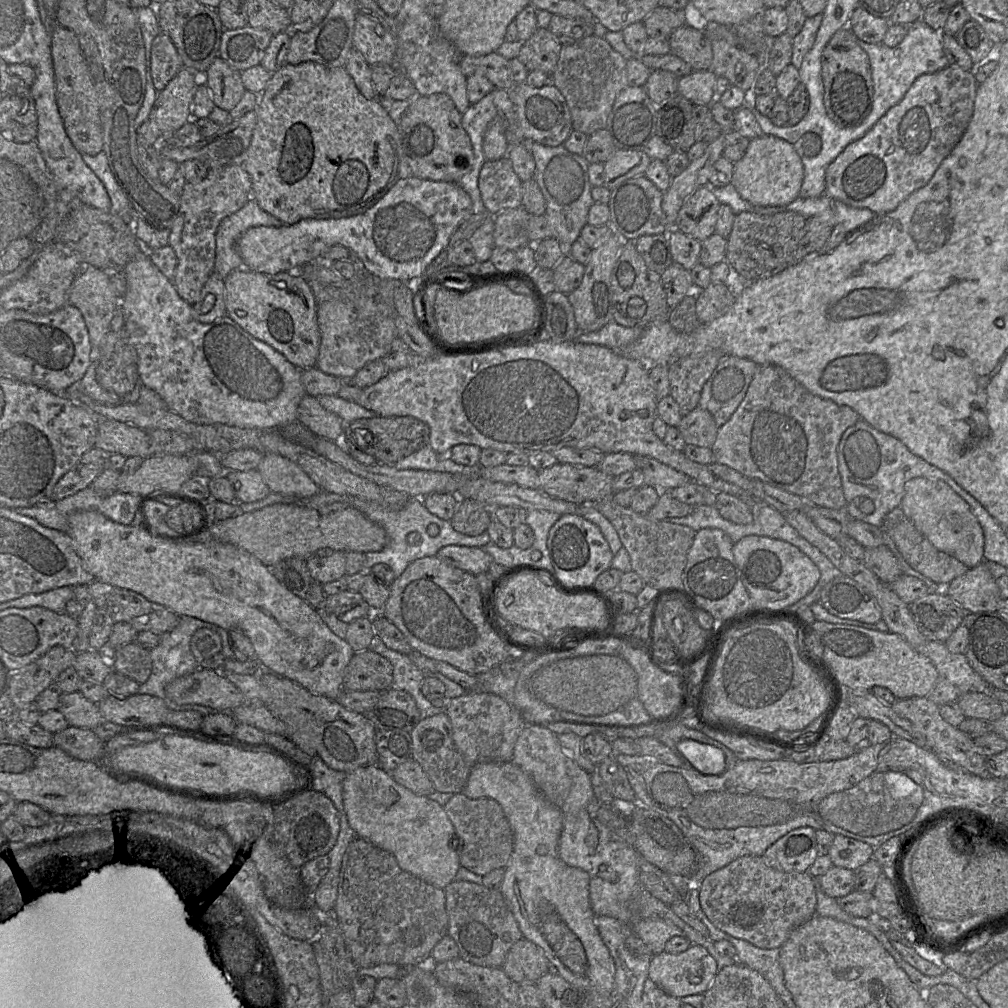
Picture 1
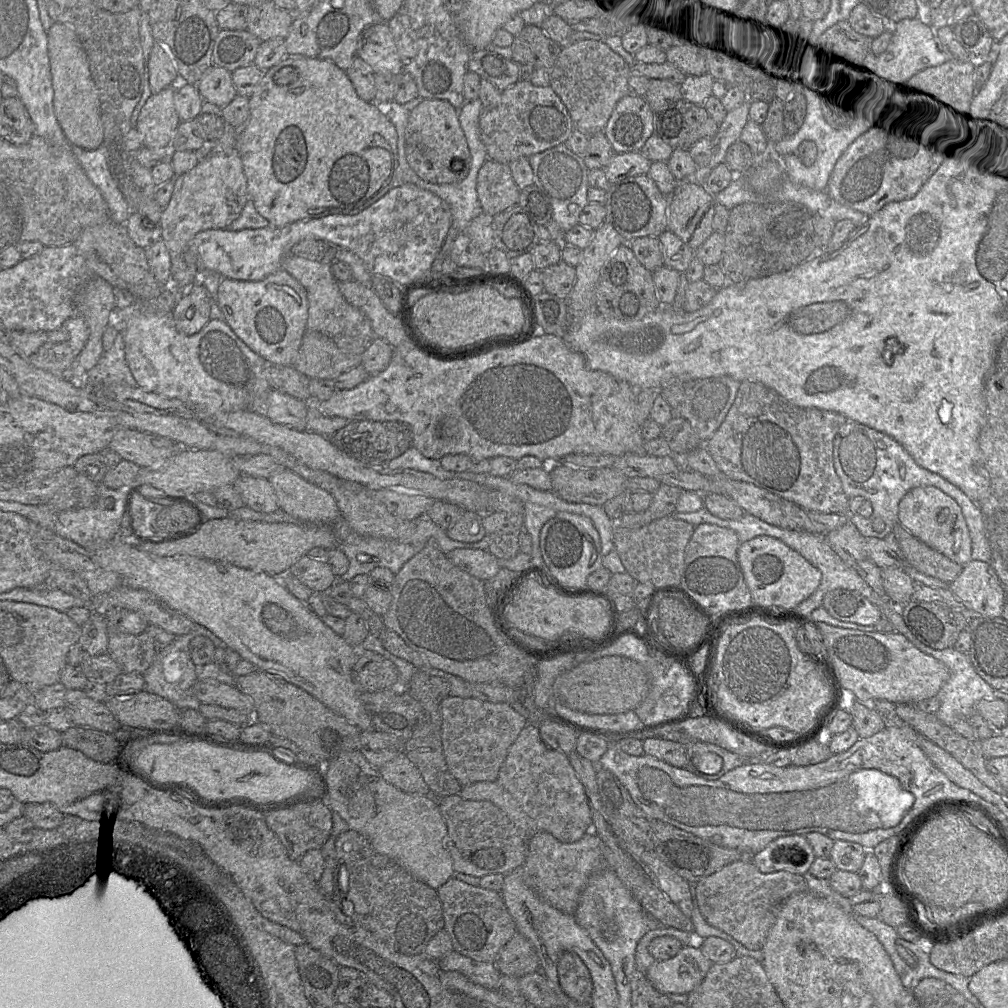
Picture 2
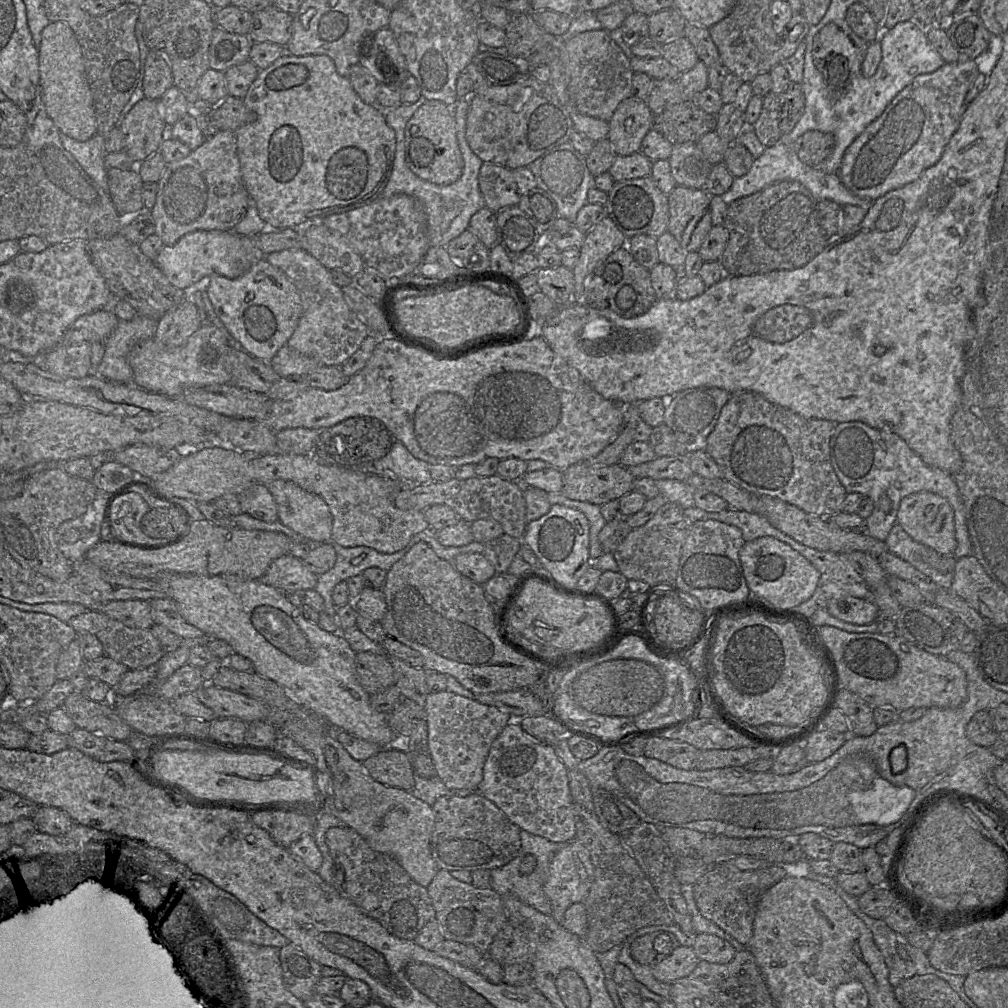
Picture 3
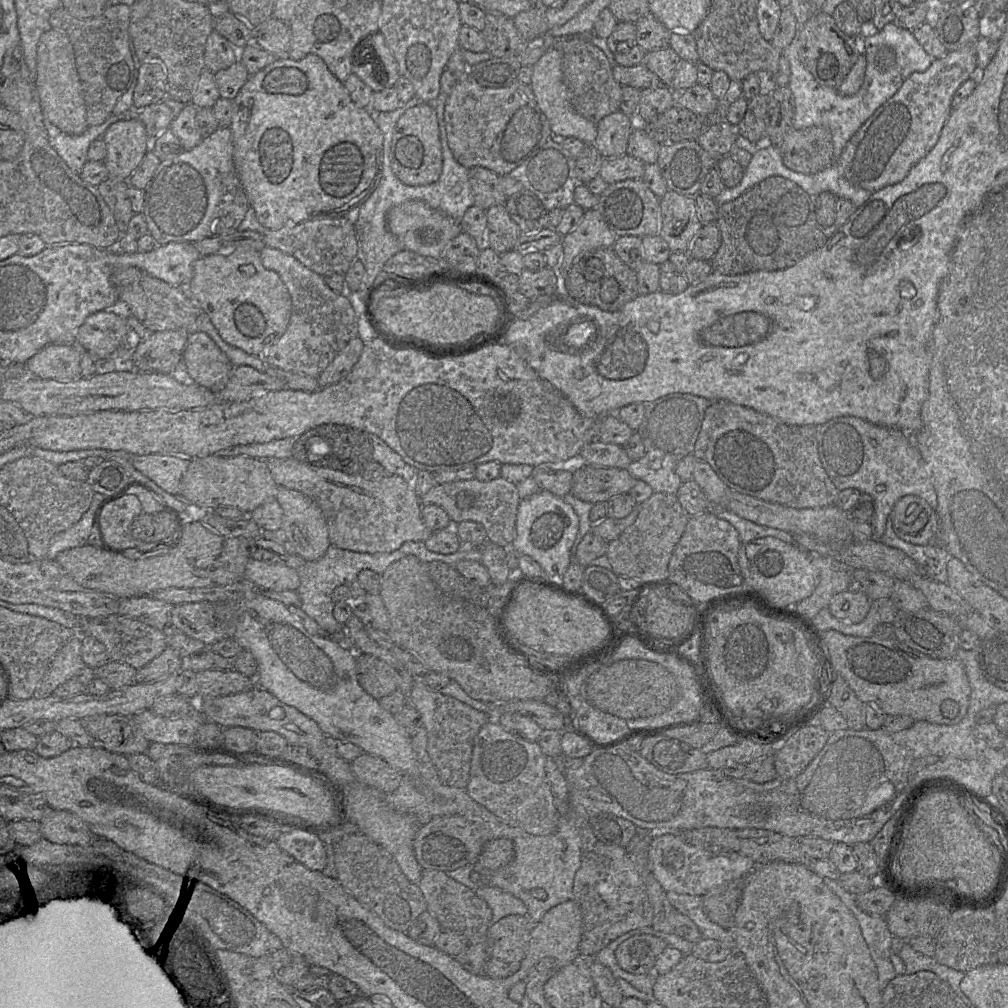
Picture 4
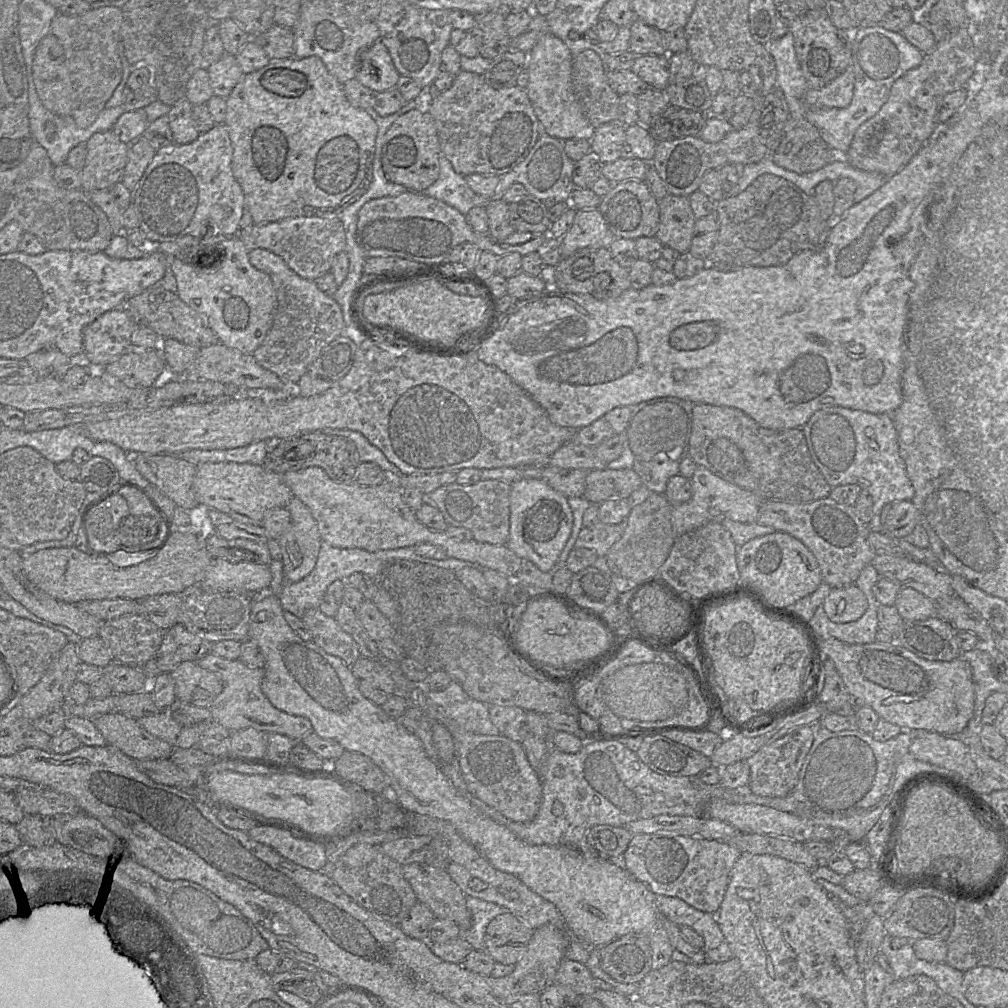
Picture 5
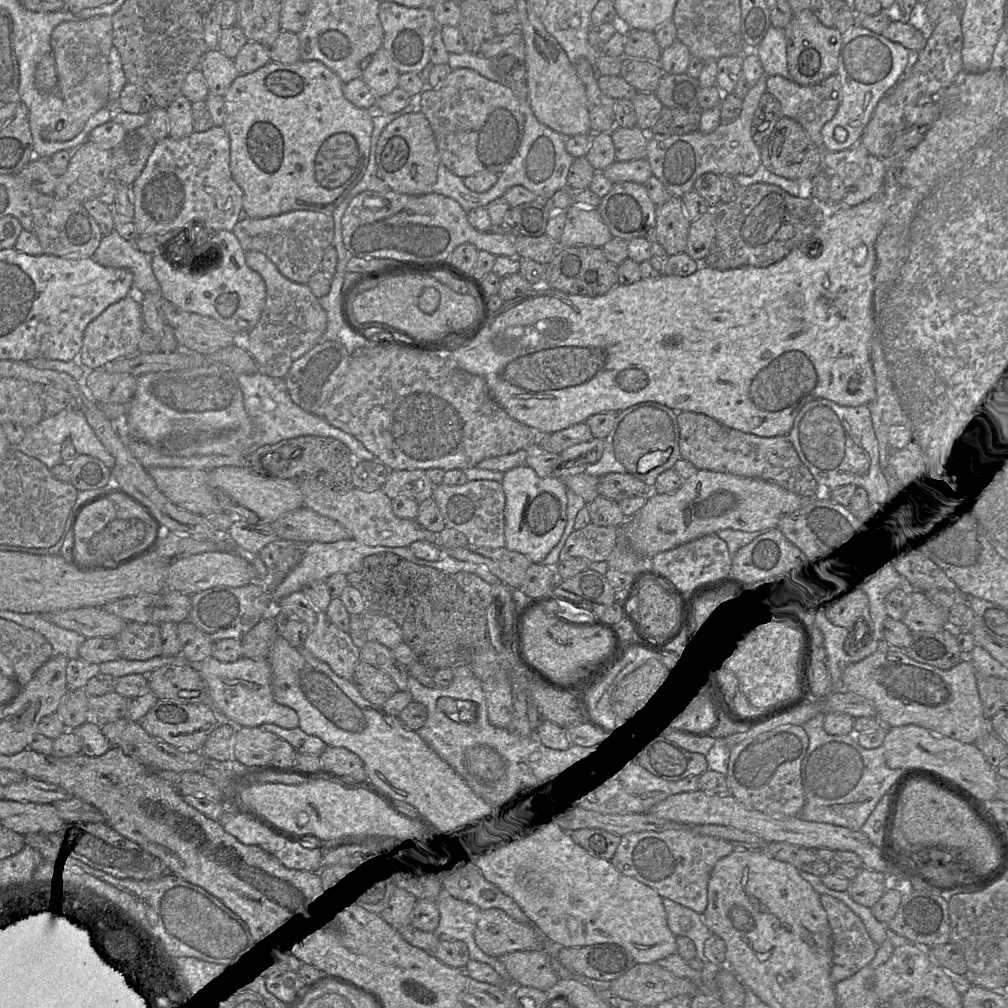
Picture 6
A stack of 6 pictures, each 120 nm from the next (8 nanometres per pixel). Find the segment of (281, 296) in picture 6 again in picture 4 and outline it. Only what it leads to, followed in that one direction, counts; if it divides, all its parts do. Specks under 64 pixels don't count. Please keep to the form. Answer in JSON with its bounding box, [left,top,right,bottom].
[259,247,359,377]

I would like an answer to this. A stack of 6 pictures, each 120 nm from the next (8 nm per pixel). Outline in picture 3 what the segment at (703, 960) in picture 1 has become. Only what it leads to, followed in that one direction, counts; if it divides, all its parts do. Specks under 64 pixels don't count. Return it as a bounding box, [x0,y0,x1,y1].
[652,946,700,984]

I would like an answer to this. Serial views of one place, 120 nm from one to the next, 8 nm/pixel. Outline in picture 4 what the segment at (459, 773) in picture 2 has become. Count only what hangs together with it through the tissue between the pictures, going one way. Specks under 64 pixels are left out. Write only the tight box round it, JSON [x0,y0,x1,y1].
[407,678,490,789]

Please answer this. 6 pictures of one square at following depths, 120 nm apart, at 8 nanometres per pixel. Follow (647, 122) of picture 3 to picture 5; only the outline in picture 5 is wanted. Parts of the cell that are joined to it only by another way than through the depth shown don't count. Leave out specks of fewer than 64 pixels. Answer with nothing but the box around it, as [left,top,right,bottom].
[590,121,626,164]

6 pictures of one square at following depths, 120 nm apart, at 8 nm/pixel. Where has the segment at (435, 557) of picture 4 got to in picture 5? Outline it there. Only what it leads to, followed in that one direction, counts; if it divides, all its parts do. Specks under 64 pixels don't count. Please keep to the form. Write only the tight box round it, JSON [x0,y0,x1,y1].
[278,542,430,619]

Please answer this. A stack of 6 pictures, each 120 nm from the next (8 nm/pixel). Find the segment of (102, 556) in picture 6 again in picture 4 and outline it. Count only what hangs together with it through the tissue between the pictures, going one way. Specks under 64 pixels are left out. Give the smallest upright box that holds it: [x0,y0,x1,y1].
[98,494,181,551]

